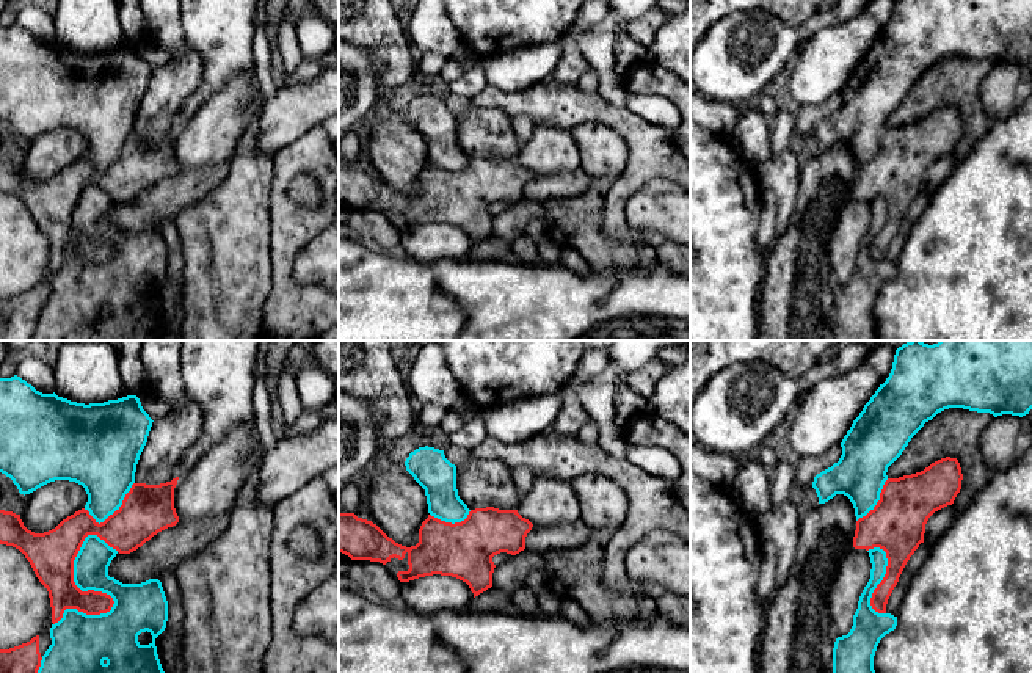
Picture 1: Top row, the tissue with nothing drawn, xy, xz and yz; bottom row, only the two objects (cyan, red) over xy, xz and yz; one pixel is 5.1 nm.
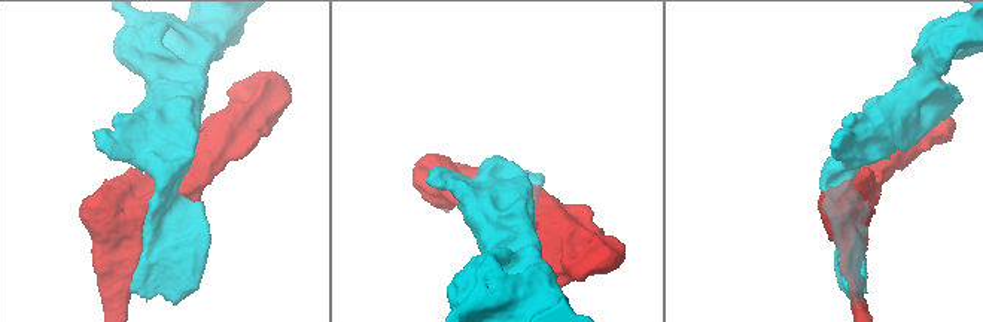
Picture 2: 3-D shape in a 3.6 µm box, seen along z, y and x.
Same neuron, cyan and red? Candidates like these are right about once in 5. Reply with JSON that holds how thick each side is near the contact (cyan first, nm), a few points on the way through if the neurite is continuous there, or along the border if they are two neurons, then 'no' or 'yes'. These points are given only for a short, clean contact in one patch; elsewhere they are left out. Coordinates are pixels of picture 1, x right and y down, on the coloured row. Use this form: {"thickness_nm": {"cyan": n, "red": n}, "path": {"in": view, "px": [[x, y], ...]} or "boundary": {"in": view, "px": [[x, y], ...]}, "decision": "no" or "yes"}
{"thickness_nm": {"cyan": 260, "red": 180}, "decision": "no"}

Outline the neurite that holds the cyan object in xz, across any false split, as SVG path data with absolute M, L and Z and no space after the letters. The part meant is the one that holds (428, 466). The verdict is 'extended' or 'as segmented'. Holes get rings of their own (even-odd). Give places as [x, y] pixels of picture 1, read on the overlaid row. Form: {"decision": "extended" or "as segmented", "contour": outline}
{"decision": "as segmented", "contour": "M419 447L405 461L406 471L425 489L428 513L445 522L461 522L469 508L460 499L456 489L456 466L452 464L444 450Z"}

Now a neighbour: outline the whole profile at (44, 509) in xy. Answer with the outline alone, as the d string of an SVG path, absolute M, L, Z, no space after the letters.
M55 480L25 494L19 515L28 530L44 533L85 508L86 502L88 494L82 485L69 480Z

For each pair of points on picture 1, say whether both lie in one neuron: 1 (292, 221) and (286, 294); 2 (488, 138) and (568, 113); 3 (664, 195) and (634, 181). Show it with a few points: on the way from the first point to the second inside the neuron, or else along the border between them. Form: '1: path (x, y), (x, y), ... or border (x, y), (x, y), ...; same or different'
1: path (287, 239), (284, 245), (284, 276); same
2: border (476, 105), (499, 109), (510, 118); different
3: border (673, 181), (645, 182), (629, 198), (626, 217); different

